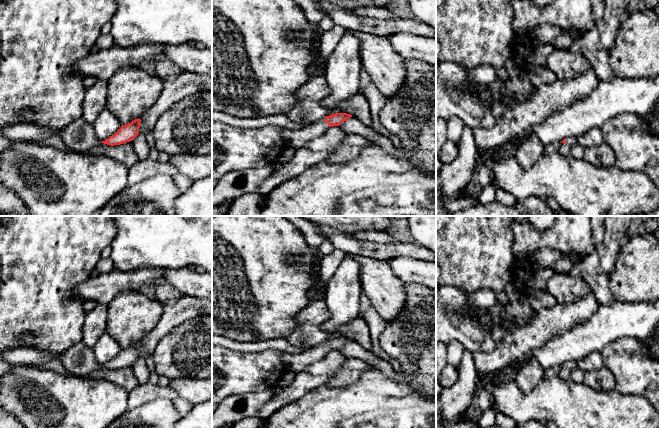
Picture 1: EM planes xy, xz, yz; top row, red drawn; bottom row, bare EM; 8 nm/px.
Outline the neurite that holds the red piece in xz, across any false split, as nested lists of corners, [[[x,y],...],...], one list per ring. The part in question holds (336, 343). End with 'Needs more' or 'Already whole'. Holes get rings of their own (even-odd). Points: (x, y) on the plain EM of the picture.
[[[335,337],[326,340],[324,345],[320,343],[313,348],[299,353],[281,352],[281,360],[287,368],[295,373],[299,373],[308,365],[324,359],[329,351],[339,350],[350,341],[352,341],[352,339],[347,337]]]. Needs more

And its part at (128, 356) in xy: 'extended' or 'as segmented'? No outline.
as segmented

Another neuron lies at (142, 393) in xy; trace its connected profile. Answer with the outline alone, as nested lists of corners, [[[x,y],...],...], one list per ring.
[[[150,383],[137,384],[128,392],[128,410],[135,409],[156,399],[165,398],[174,400],[177,397],[178,394],[169,386]]]

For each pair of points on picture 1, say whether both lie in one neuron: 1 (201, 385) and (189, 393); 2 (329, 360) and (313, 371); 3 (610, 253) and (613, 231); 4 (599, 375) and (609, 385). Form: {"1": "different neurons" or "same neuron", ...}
{"1": "same neuron", "2": "same neuron", "3": "same neuron", "4": "same neuron"}

